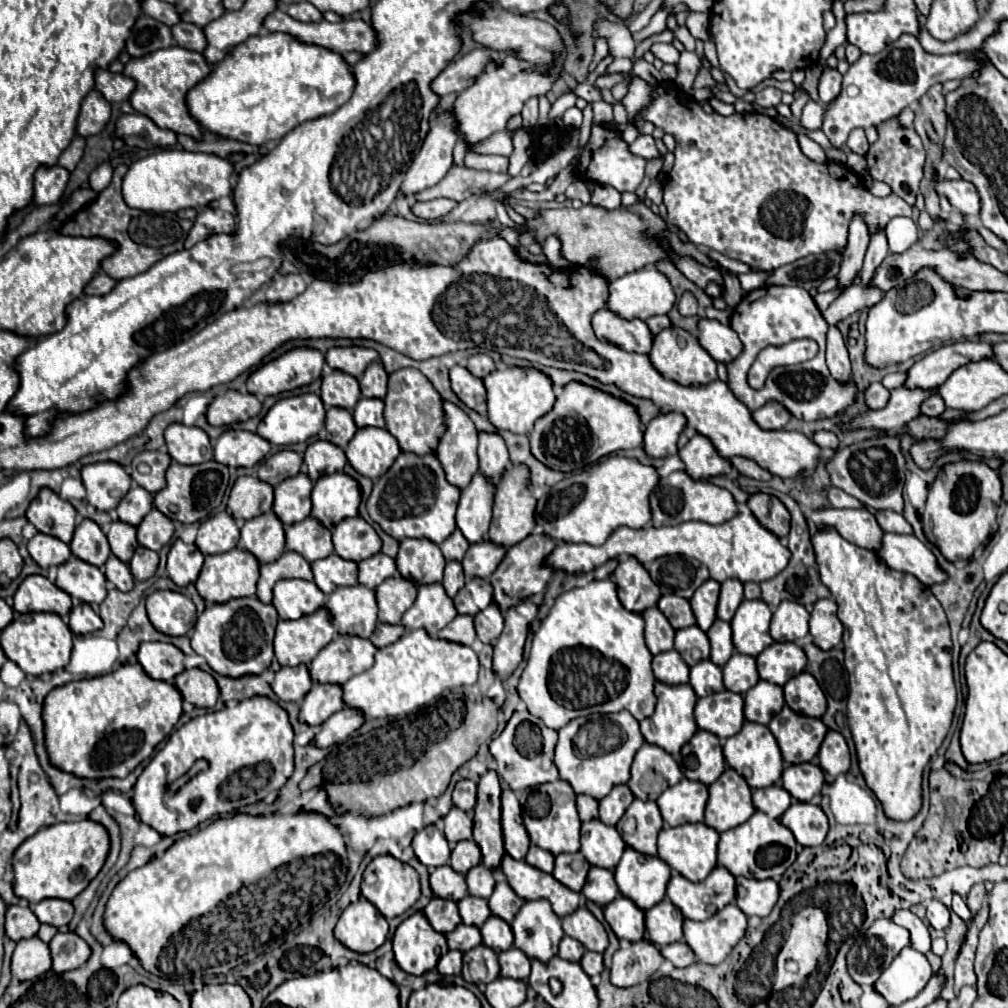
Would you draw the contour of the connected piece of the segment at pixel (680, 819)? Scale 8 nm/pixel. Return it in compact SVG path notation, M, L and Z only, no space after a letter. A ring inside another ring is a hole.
M682 778L678 784L662 792L656 804L668 826L680 826L688 822L702 822L706 800L708 788L704 784Z

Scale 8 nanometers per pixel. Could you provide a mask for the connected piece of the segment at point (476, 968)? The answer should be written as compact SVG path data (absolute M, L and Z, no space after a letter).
M484 944L468 950L464 954L464 968L462 968L462 976L466 982L482 982L488 984L492 980L496 980L500 974L500 966L498 966L498 956L494 950L486 948Z

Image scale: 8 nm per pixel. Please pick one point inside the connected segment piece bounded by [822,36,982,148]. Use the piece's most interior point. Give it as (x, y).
(889, 81)

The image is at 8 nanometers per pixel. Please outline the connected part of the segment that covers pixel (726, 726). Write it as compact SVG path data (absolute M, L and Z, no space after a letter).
M722 690L696 702L696 724L718 738L730 738L740 732L744 724L744 700L740 694Z

